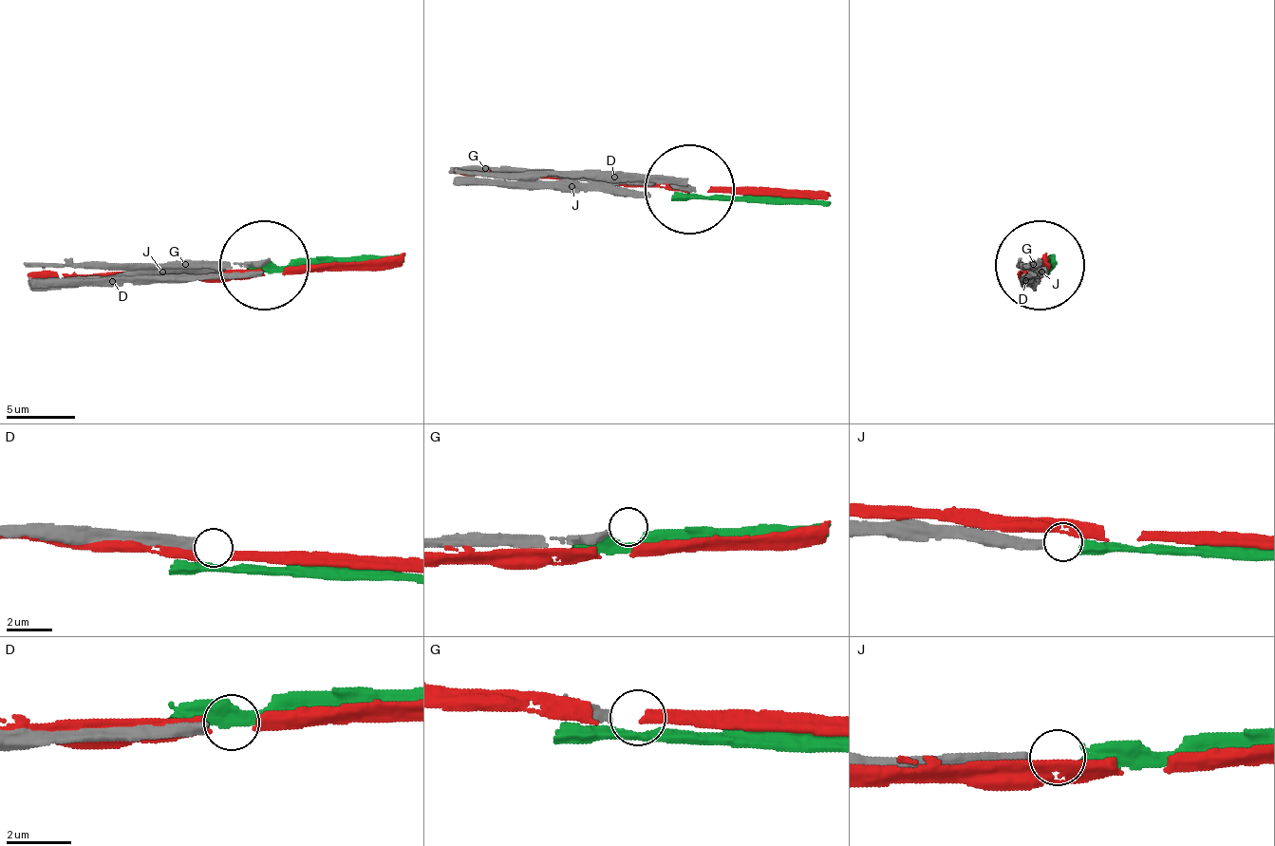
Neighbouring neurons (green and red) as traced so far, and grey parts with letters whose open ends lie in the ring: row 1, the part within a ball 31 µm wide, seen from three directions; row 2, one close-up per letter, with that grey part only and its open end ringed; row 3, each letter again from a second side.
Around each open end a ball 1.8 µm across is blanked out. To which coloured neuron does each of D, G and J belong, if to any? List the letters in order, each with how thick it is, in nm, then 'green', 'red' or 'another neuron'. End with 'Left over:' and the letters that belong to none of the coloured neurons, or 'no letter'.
D: 380 nm thick; another neuron
G: 320 nm thick; another neuron
J: 360 nm thick; green
Left over: D, G

